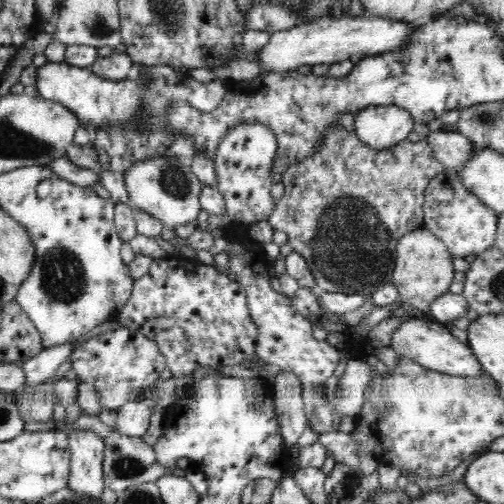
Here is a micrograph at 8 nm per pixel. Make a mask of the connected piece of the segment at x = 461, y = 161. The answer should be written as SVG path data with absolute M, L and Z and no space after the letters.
M453 128L430 131L425 139L444 168L452 167L456 172L466 164L472 151L476 148L464 133Z

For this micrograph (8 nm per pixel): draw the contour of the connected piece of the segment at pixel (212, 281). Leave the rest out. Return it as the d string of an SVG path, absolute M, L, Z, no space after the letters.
M173 254L154 259L150 270L135 280L130 298L115 318L120 325L140 332L157 343L160 353L166 358L168 370L176 378L191 375L202 367L216 369L241 365L245 359L255 356L258 326L252 321L241 284L197 258Z

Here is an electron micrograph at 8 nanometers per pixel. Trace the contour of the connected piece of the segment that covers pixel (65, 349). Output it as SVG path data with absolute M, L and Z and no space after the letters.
M74 342L63 343L51 348L44 348L38 355L24 361L22 364L26 375L24 386L35 387L39 384L50 383L58 368L72 354L73 344Z

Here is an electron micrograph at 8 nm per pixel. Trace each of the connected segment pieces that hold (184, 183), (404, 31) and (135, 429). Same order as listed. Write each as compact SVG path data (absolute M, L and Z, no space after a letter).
M175 156L150 157L134 162L123 172L128 202L135 209L142 209L162 221L162 226L175 229L178 225L196 221L202 210L199 196L202 182L193 174L190 166L182 164Z
M344 15L342 17L320 17L288 30L276 31L260 49L257 56L261 70L284 72L303 64L334 64L341 60L355 61L370 55L395 51L400 48L418 27L408 27L408 23L381 16Z
M144 400L124 404L117 409L114 430L128 436L141 437L148 430L150 414L150 406Z

